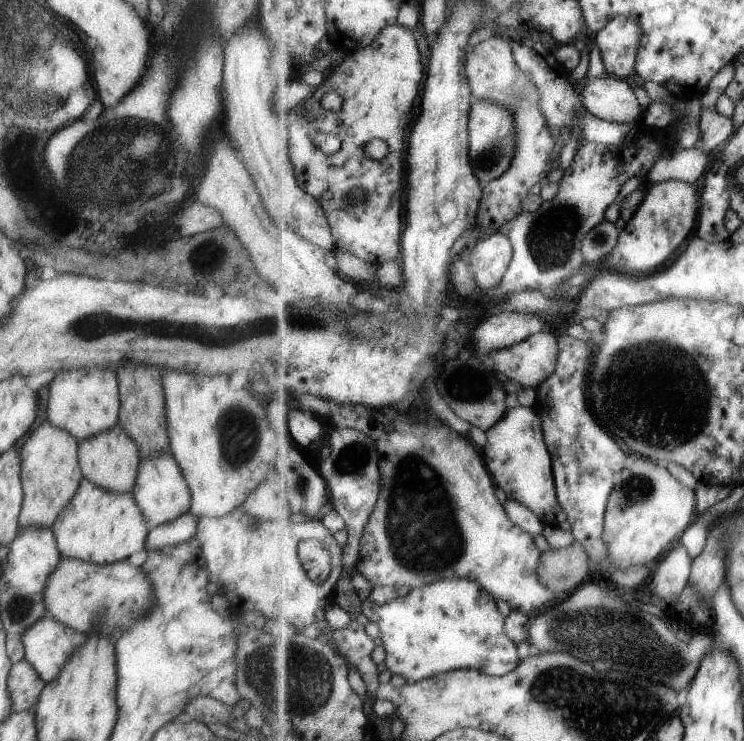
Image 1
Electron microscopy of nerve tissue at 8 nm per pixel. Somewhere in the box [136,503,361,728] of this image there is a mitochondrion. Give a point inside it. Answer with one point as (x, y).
(305, 682)

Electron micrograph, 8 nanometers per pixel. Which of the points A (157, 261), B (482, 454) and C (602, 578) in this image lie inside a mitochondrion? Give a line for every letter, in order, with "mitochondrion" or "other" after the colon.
A: other
B: other
C: other

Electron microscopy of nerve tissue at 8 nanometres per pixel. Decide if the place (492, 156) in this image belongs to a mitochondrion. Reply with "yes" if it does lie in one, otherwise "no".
yes

